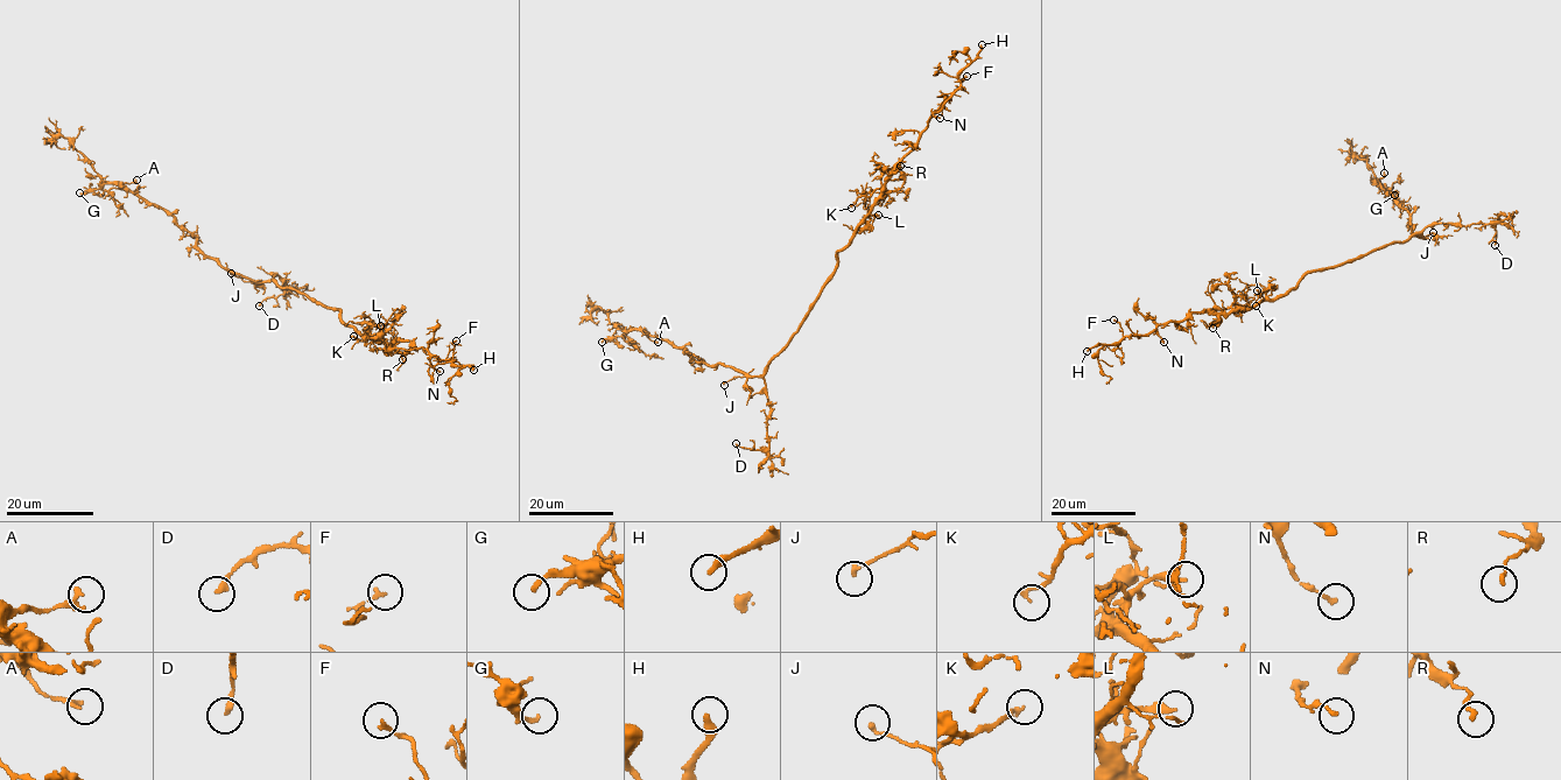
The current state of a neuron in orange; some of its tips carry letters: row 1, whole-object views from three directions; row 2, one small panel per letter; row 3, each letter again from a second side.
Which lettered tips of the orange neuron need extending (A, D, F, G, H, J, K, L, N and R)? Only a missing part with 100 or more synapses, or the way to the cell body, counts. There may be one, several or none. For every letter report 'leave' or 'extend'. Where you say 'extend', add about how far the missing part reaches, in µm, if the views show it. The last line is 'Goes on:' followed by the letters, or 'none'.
A: leave
D: leave
F: leave
G: leave
H: extend; missing 45 µm
J: leave
K: leave
L: leave
N: leave
R: leave
Goes on: H

